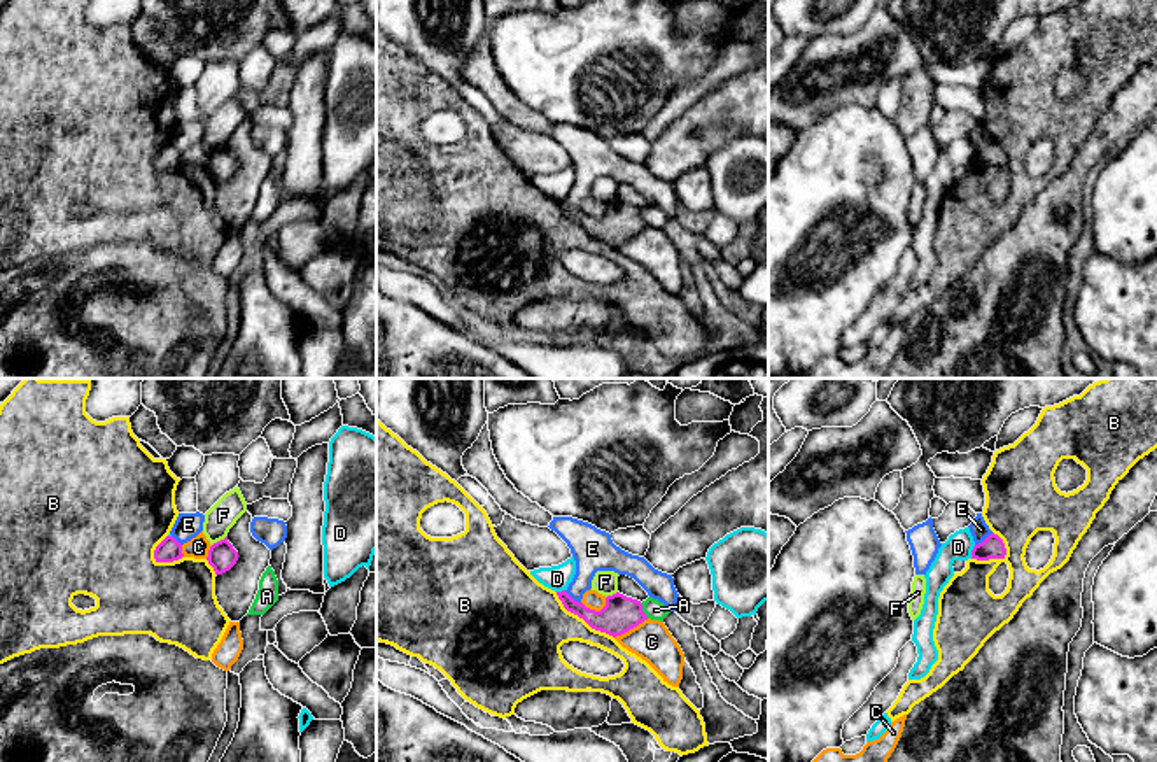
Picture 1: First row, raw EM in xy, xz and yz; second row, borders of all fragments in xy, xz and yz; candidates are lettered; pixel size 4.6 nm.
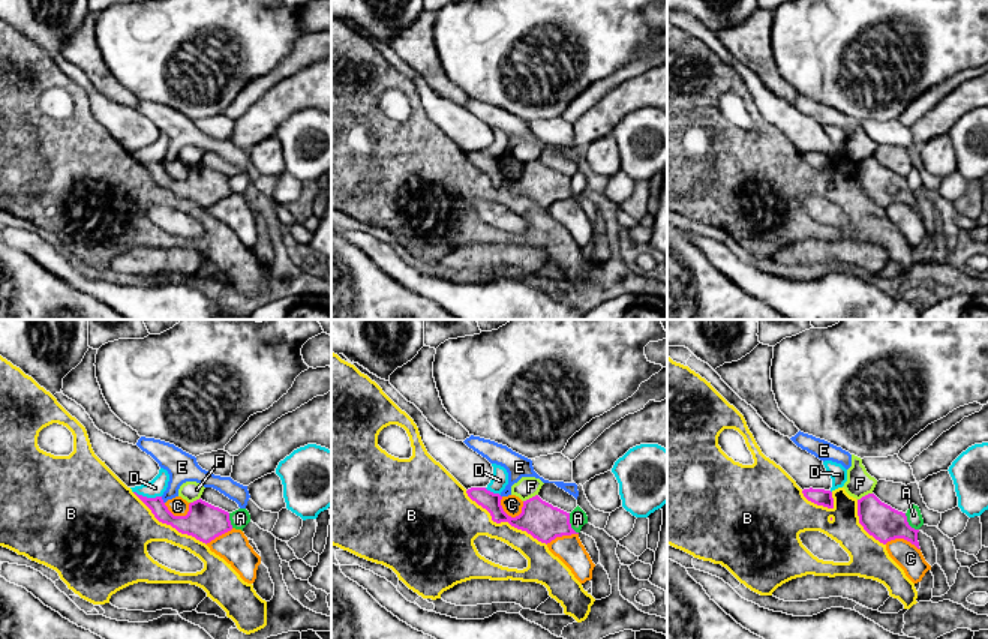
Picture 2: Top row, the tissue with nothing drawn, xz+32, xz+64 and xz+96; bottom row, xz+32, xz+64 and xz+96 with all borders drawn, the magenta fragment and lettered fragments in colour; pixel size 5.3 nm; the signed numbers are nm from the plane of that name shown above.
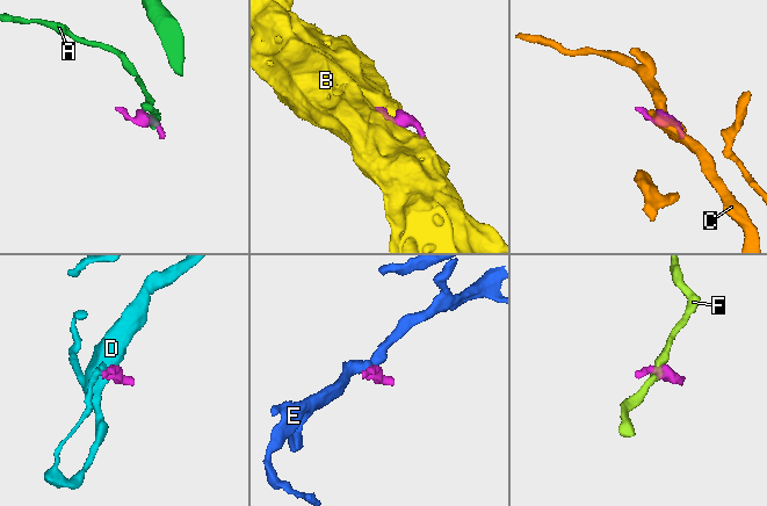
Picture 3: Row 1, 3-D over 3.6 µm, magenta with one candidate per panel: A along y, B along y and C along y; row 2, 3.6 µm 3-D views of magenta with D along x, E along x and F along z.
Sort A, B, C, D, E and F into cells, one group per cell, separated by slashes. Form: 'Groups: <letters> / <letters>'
Groups: A / B / C / D / E / F

